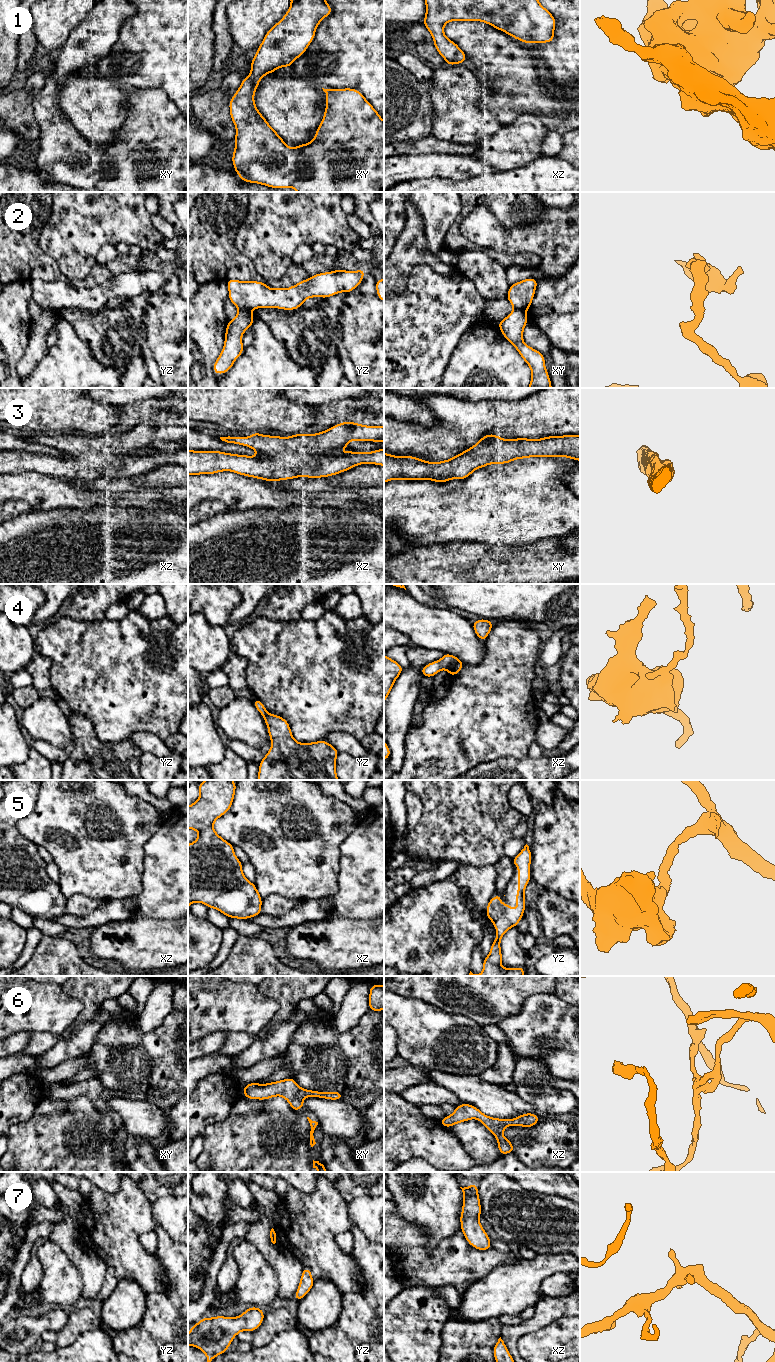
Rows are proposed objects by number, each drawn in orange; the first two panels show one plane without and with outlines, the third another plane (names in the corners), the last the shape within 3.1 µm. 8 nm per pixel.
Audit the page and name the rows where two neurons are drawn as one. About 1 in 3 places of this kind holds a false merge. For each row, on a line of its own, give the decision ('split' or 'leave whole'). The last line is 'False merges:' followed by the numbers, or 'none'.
1: leave whole
2: split
3: leave whole
4: split
5: leave whole
6: leave whole
7: leave whole
False merges: 2, 4

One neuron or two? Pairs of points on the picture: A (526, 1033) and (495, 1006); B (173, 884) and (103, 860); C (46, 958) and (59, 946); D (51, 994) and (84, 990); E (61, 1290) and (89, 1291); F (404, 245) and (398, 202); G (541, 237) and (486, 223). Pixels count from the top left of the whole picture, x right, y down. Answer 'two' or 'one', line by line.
A: two
B: two
C: one
D: two
E: two
F: two
G: one

